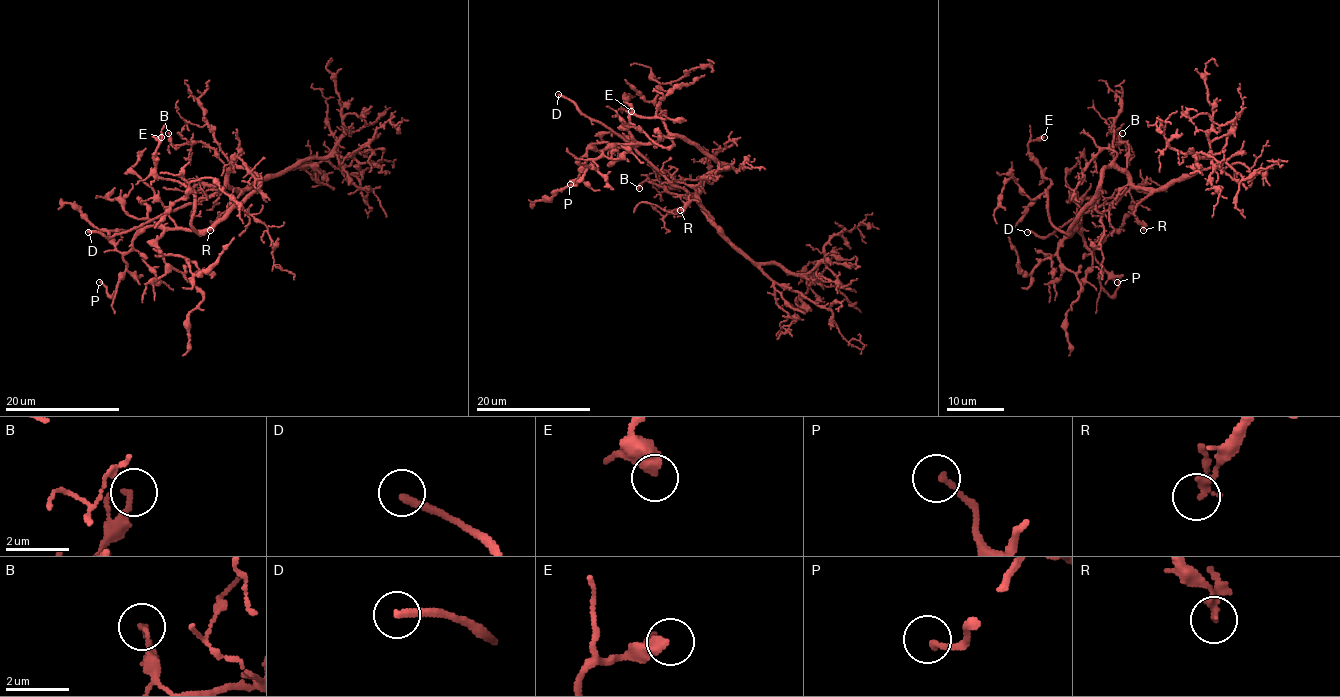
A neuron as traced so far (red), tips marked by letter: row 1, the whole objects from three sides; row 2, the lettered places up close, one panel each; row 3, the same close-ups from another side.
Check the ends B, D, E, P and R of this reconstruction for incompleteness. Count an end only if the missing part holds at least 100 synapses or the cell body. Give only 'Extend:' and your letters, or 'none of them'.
Extend: D

